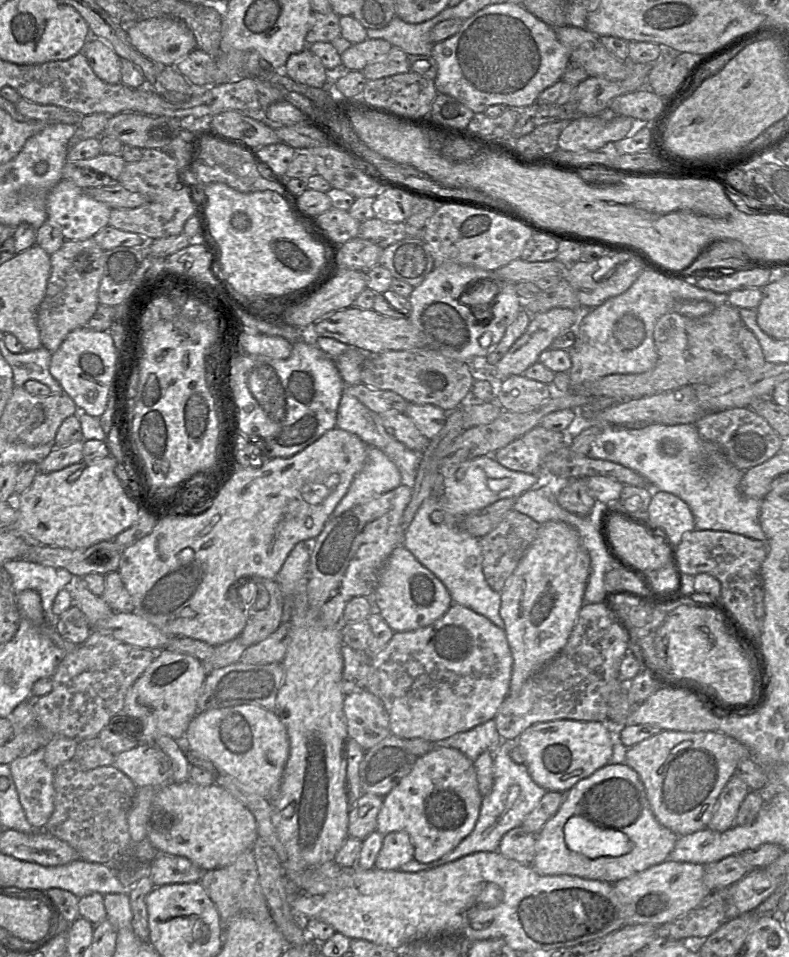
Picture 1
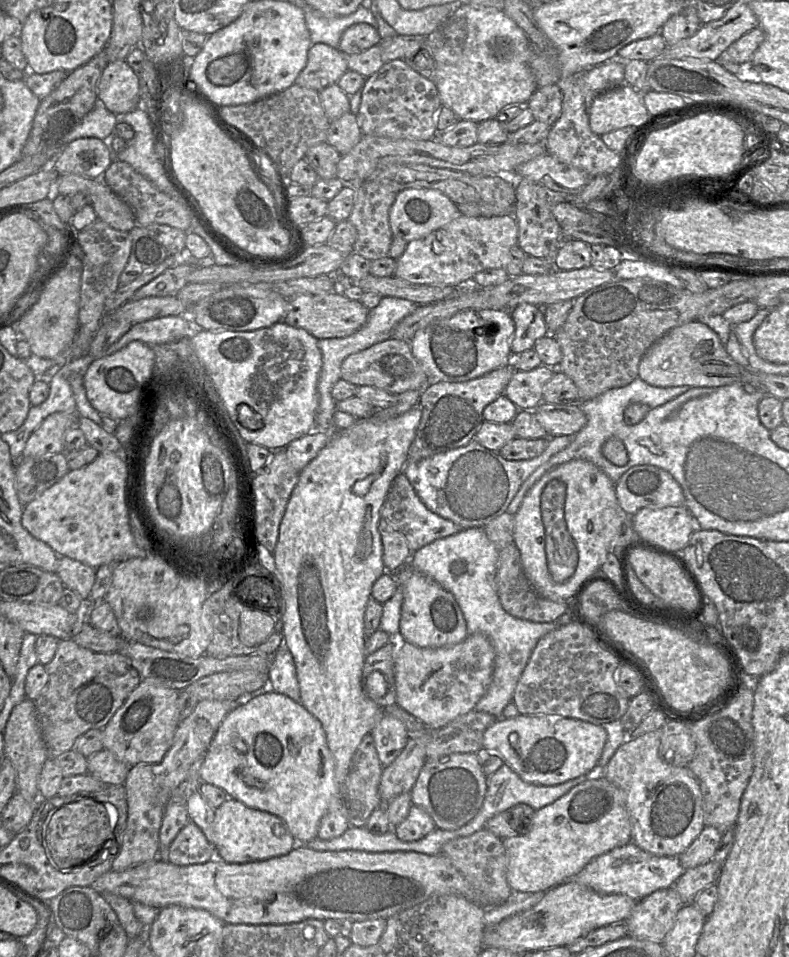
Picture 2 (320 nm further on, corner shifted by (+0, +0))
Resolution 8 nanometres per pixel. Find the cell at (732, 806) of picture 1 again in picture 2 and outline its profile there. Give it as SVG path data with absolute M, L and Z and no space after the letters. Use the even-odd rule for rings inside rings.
M704 826L700 834L691 842L688 848L679 855L684 869L705 864L713 858L722 839L723 832L713 826Z

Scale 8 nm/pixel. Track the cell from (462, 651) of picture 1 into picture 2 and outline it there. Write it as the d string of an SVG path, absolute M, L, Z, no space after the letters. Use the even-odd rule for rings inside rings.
M479 633L468 635L465 640L454 646L442 648L422 648L407 641L400 641L396 645L394 660L396 704L421 720L427 728L442 728L474 709L491 683L494 658L494 648L489 639Z

